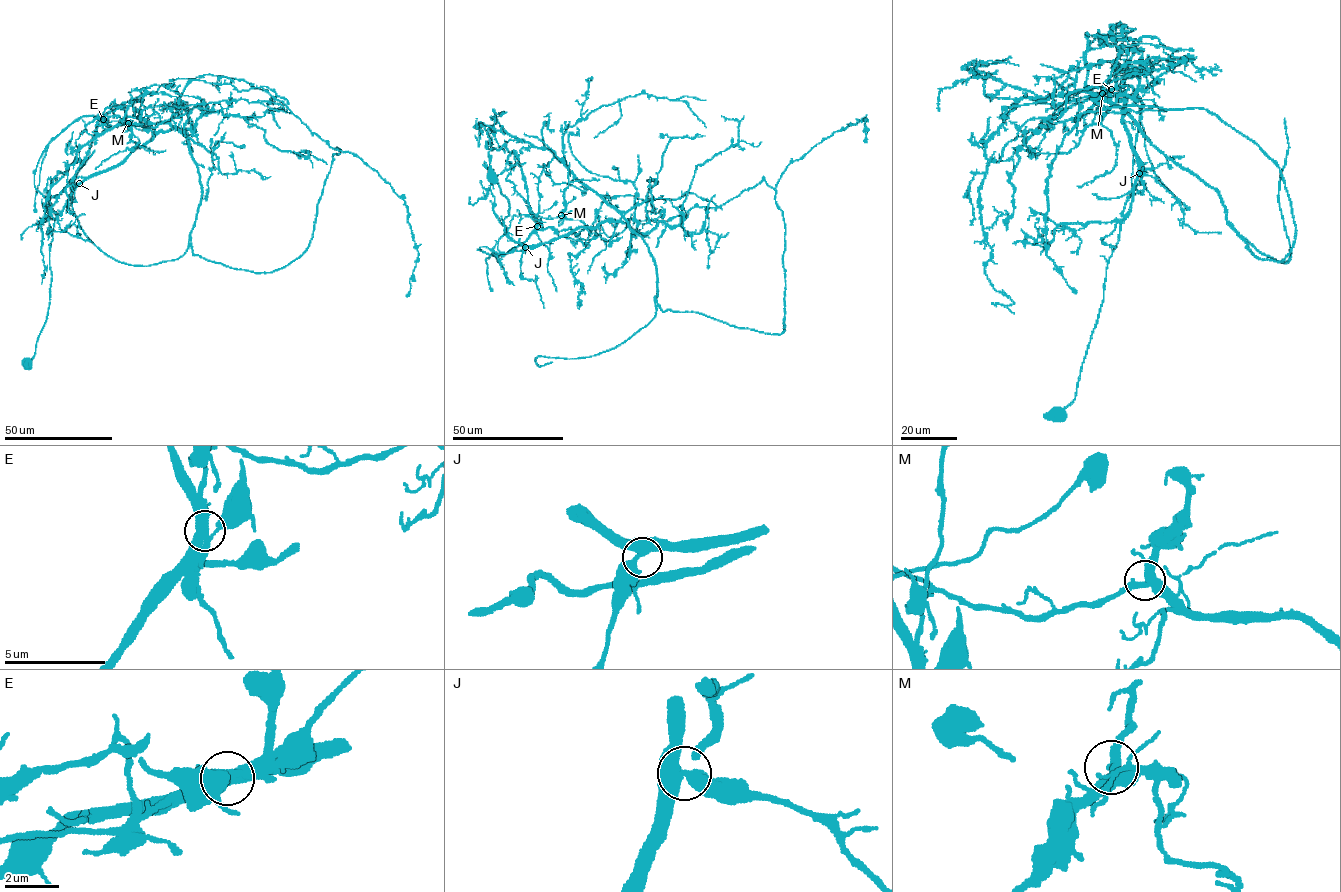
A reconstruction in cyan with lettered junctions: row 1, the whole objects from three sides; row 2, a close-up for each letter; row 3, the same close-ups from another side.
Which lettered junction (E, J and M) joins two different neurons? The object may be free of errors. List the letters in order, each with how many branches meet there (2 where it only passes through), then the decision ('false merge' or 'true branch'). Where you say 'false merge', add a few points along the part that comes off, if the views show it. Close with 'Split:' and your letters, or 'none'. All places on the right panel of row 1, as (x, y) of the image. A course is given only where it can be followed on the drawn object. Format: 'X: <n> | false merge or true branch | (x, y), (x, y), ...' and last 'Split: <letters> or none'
E: 3 | false merge | (1111, 89), (1030, 98), (1101, 95), (1284, 259), (1280, 169), (1204, 109), (1097, 102), (1135, 29), (1107, 34)
J: 3 | true branch
M: 3 | true branch
Split: E

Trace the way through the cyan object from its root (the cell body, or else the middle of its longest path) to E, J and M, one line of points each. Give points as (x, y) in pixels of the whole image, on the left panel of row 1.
E: (29, 363), (49, 305), (54, 219), (78, 185), (116, 167), (154, 130), (117, 115), (103, 119)
J: (29, 363), (35, 353), (49, 305), (49, 256), (54, 220), (79, 183)
M: (29, 363), (49, 305), (54, 220), (82, 182), (116, 167), (152, 136), (150, 125), (128, 123)

